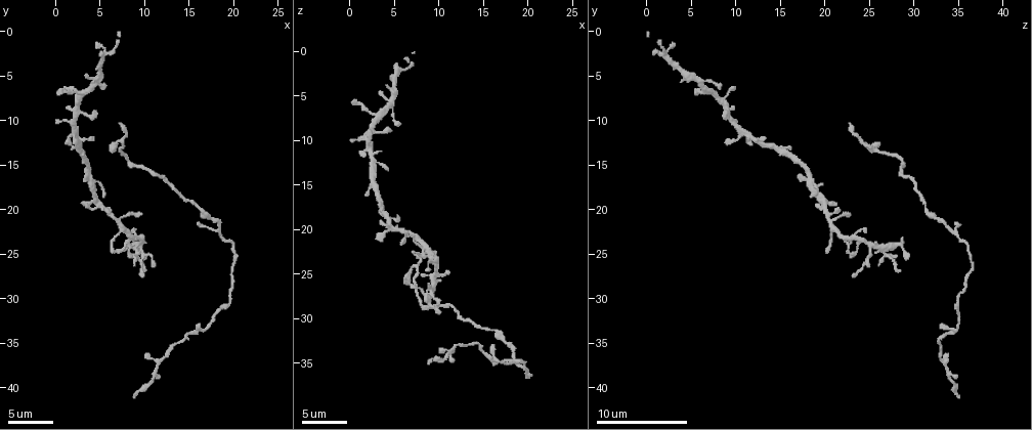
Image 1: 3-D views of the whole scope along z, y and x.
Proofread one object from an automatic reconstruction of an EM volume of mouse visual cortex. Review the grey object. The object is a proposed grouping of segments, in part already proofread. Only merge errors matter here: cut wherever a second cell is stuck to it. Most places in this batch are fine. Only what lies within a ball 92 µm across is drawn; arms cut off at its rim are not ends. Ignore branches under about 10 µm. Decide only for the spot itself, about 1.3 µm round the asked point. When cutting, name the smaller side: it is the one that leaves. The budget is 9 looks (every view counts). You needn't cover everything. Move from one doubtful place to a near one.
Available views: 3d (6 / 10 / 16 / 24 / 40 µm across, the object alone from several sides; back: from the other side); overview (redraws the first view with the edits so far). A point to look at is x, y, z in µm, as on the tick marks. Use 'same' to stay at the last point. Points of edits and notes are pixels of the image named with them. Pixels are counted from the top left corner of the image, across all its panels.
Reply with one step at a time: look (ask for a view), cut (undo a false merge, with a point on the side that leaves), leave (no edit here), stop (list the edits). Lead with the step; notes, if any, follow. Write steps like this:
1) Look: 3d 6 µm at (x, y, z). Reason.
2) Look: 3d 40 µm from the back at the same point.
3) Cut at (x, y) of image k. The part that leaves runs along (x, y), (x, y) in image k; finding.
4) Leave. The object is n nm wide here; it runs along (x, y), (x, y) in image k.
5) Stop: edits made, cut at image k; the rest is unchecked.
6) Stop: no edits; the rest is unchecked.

Look: 3d 16 µm at (19.8, 29.4, 35.0). Calibre changes.

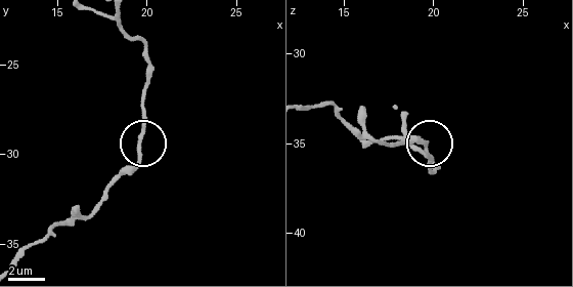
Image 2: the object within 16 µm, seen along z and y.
Leave. One cell here.

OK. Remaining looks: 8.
Look: 3d 16 µm at (12.8, 35.6, 33.0).

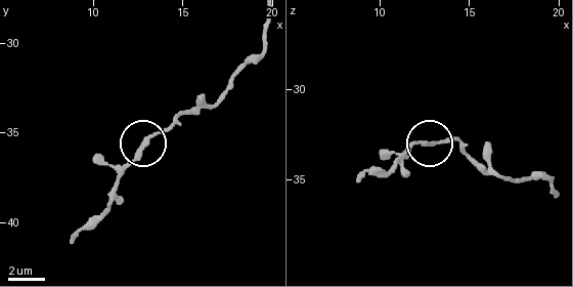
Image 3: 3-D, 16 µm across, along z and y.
Leave. The object is 240 nm wide here; it runs along (269, 18), (263, 51), (214, 101), (145, 138), (115, 182) in image 3; continuous, no second cell.

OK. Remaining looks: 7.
Look: 3d 16 µm at (9.8, 23.2, 28.6). Narrows sharply.

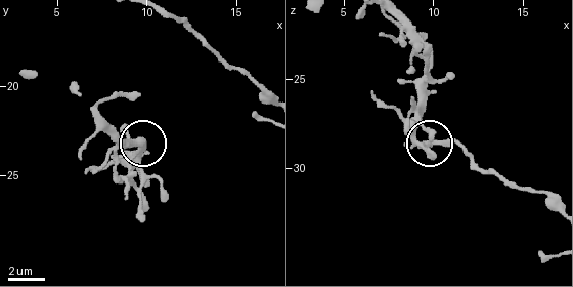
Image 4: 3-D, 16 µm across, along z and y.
Leave. Continuous, no second cell.

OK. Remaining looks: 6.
Look: 3d 10 µm at (14.0, 18.6, 31.0).

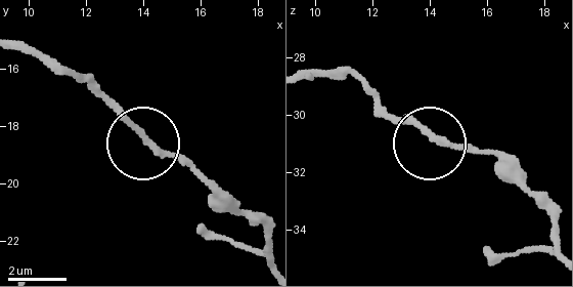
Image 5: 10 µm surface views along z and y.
Look: 3d 6 µm at (14.2, 18.5, 30.9).

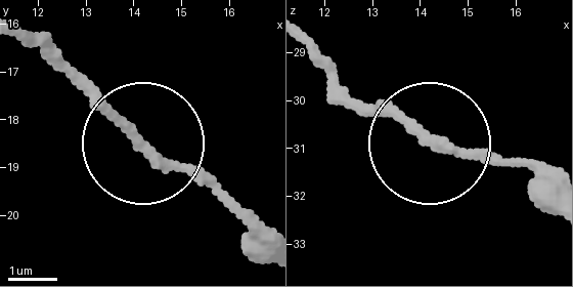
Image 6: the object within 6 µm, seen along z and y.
Leave. Continuous, no second cell.

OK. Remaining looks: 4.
Stop: no edits; the rest is unchecked.

